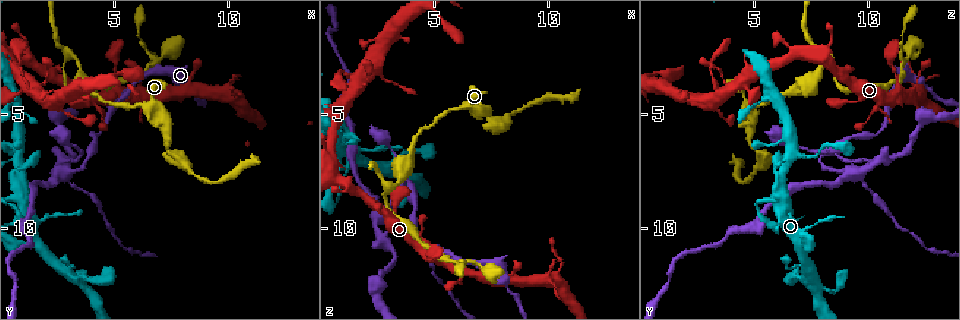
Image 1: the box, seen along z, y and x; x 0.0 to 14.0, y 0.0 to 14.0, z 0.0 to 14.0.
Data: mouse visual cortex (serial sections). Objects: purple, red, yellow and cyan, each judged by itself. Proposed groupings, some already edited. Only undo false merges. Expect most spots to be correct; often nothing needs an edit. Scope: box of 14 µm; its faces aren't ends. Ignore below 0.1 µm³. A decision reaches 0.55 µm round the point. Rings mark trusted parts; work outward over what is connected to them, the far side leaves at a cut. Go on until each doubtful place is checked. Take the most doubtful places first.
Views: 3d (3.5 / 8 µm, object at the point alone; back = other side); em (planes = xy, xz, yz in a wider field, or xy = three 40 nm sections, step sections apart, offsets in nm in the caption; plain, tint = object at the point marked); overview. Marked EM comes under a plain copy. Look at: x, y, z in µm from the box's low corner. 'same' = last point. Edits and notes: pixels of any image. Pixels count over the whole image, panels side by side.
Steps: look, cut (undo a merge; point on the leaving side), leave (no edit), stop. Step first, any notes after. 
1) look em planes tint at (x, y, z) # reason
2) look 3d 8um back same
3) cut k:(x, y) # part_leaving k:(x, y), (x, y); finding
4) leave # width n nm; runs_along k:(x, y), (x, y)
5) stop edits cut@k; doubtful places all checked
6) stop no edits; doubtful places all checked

look em xy step 3 tint at (2.9, 7.6, 9.5) # two arms at a narrow angle

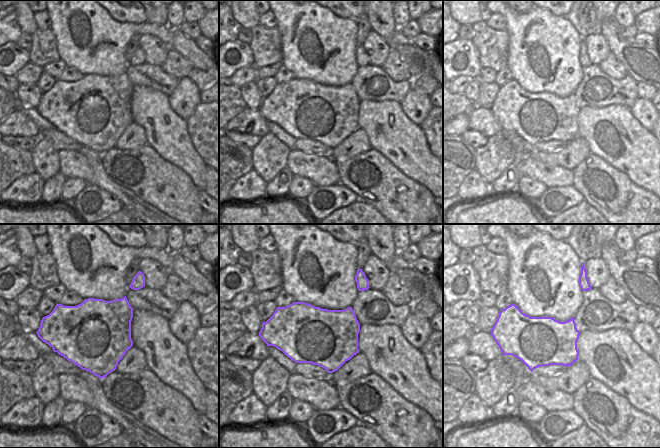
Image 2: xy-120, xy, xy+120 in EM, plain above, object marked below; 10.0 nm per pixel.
look 3d 3.5um same

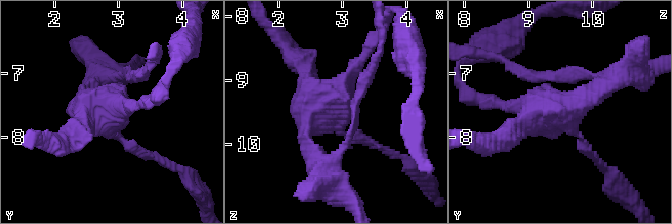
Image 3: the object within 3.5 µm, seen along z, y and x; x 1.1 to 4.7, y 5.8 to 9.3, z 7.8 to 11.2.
leave # width 600 nm; runs_along 3:(146, 100), (87, 109), (75, 137); all the same cell

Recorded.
look 3d 3.5um at (7.8, 7.0, 5.5) # sharp bend

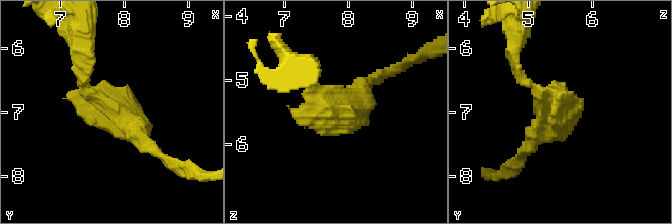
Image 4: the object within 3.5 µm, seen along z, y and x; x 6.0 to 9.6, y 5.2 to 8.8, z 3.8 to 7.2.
look em xy step 2 tint at (7.90, 6.95, 5.50)

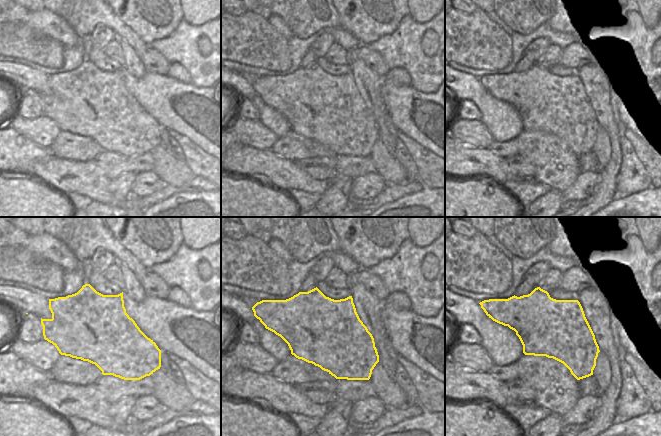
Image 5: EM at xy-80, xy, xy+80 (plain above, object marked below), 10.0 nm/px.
leave # one cell here

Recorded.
look 3d 8um at (3.2, 2.5, 8.2) # three-way junction

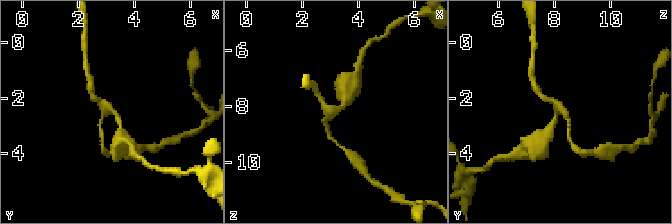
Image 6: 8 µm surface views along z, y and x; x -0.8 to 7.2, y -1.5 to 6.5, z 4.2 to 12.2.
look 3d 3.5um at (3.2, 2.4, 8.3) # closer look

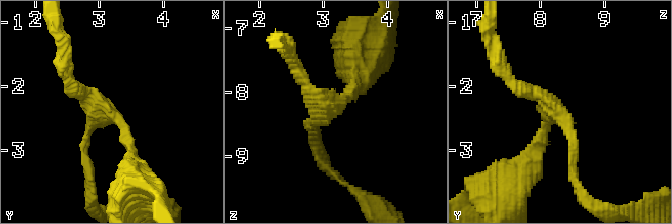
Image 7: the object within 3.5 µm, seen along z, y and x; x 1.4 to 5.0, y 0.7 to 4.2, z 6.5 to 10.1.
look em planes tint at (3.15, 2.45, 8.25) # arms 3; arm_widths 150, 200, 200 nm

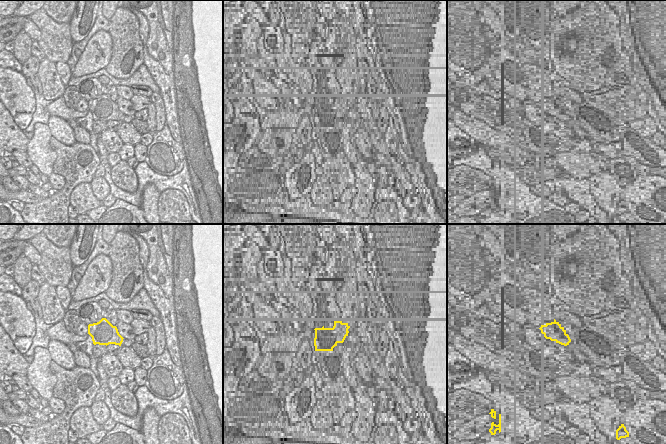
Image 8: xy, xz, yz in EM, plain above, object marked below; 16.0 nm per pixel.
leave # runs_along 7:(360, 81), (350, 96), (310, 124); continuous, no second cell

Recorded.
look 3d 3.5um at (6.6, 2.9, 11.6) # three-way junction

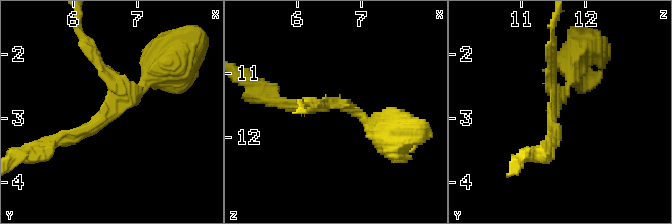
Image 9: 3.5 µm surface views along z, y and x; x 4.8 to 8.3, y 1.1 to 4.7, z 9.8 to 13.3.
look em xy step 1 tint at (6.60, 2.95, 11.50)

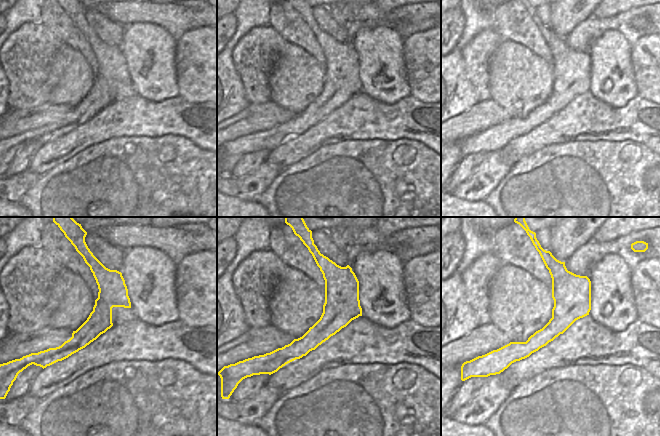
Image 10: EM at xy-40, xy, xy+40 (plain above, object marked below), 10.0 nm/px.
look em xy step 3 tint same # another direction

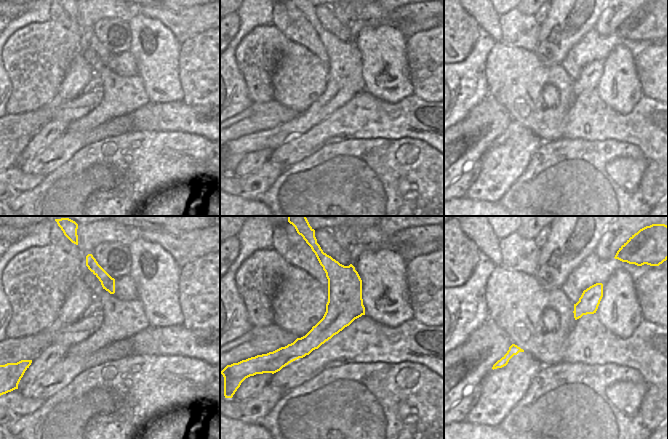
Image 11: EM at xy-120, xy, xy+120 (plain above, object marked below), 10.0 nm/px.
leave # arms 3; arm_widths 100, 150, 150 nm; runs_along 9:(53, 139), (118, 112), (158, 66); one cell here

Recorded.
look 3d 3.5um at (3.5, 6.7, 8.4) # thin neck

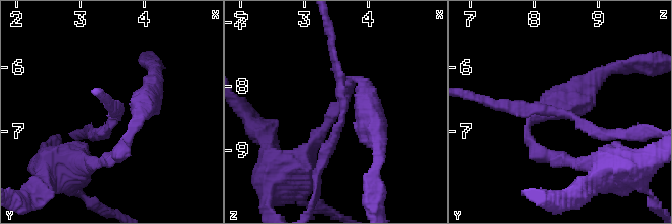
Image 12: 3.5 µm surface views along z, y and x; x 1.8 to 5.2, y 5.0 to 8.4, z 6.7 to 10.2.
look em xy step 3 tint at (3.65, 6.70, 8.45)

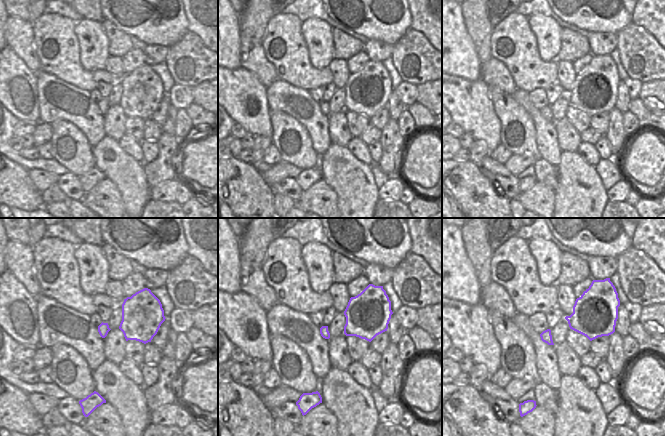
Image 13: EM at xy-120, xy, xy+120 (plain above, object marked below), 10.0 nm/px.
leave # runs_along 12:(612, 136), (561, 111), (497, 105); all the same cell

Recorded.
look 3d 8um at (3.5, 8.3, 10.1) # narrows sharply

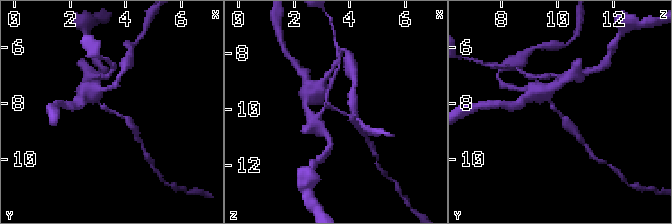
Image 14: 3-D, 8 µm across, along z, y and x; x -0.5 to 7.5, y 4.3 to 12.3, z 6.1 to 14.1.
look em planes tint at (3.5, 8.3, 10.0) # arm_widths 200, 250 nm; need the tissue

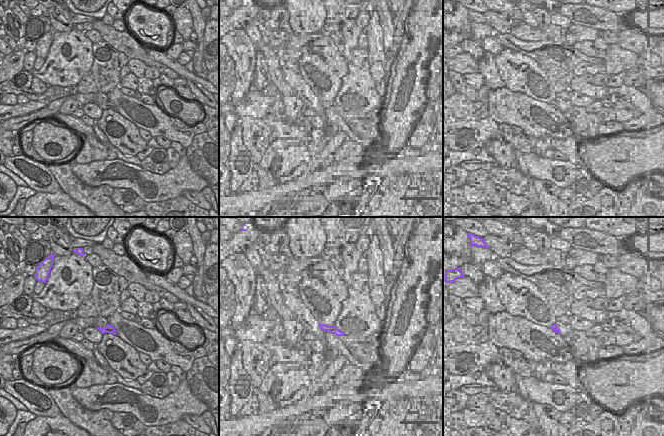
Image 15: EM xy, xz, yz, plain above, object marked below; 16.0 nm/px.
leave # runs_along 14:(93, 95), (134, 127); all the same cell

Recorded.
stop no edits; doubtful places all checked

